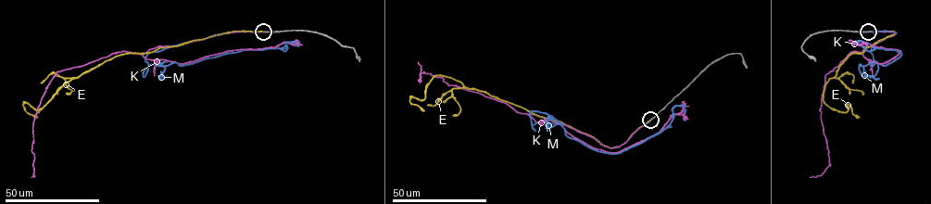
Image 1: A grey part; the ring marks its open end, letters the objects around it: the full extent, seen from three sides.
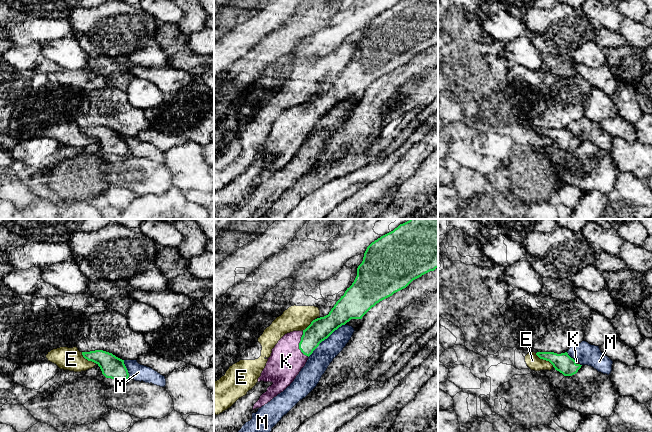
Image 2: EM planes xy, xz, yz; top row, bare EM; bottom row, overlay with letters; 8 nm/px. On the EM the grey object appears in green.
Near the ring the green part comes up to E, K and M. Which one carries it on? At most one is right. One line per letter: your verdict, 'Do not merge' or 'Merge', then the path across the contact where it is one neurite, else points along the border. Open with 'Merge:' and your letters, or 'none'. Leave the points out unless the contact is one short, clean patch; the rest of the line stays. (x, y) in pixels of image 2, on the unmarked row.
Merge: K
E: Do not merge. Boundary: yz (535, 129), (553, 142)
K: Merge. Path across: xz (321, 104), (308, 116), (299, 121), (286, 137)
M: Do not merge

